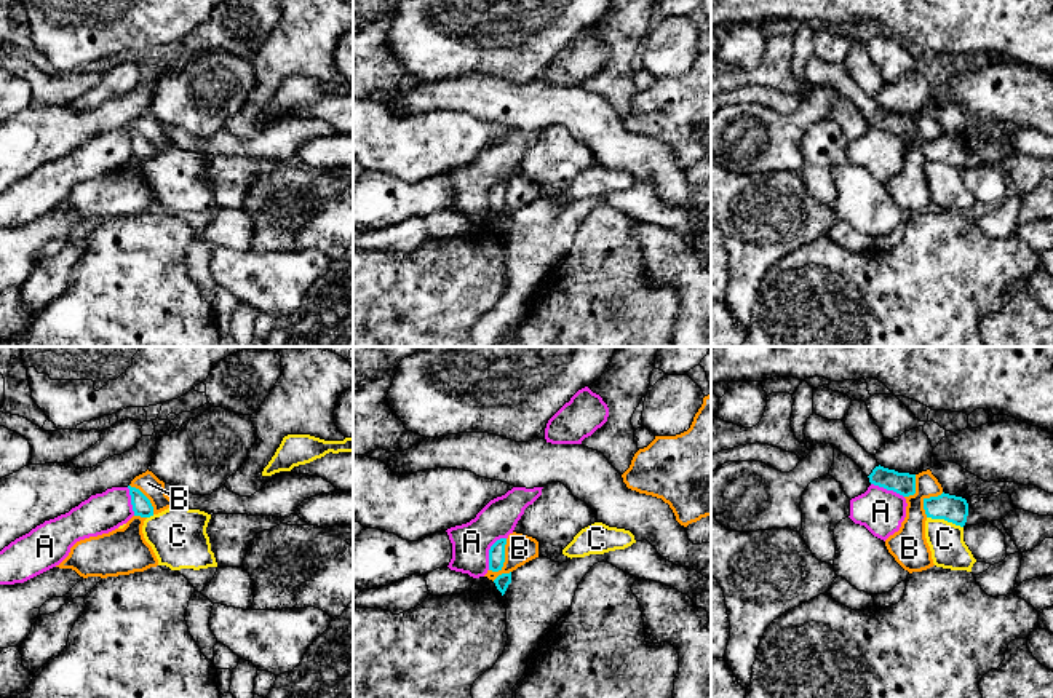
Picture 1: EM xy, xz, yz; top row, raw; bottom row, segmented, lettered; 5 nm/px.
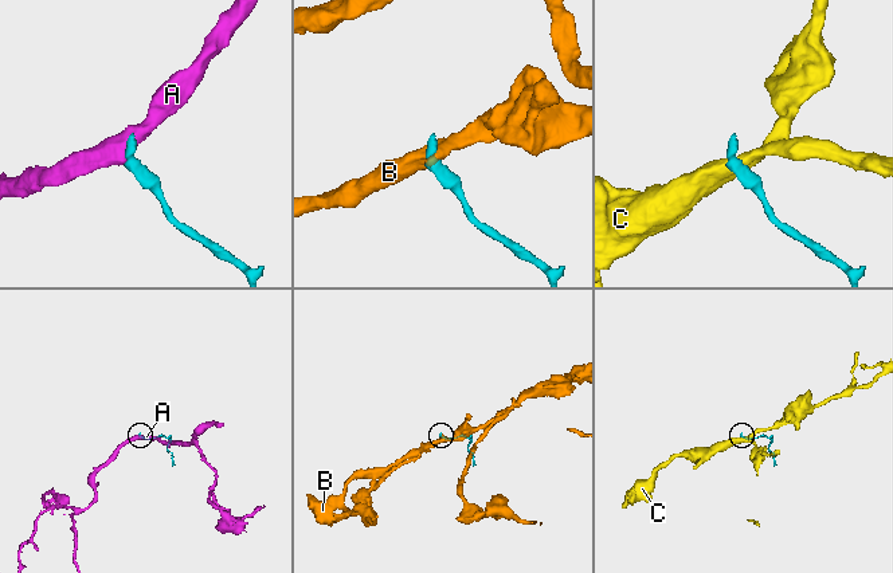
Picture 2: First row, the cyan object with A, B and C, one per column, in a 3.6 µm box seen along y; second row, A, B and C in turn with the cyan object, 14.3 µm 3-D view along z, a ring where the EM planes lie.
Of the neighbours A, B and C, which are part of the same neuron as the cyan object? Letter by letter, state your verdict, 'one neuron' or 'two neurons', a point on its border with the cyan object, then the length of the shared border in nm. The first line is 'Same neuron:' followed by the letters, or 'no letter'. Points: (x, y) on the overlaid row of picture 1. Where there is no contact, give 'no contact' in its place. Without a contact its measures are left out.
Same neuron: no letter
A: two neurons; meets cyan in xz at (489, 551); contact 190 nm long
B: two neurons; meets cyan in xz at (504, 559); contact 220 nm long
C: two neurons; meets cyan in yz at (945, 519); contact 190 nm long

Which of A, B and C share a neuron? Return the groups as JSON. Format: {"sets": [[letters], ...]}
{"sets": [["A"], ["B"], ["C"]]}

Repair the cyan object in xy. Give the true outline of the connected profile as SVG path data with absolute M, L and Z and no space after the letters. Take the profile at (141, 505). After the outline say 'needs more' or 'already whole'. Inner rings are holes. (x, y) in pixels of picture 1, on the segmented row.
M128 486L131 495L131 505L134 516L150 518L153 516L153 506L150 500L136 487Z; already whole

